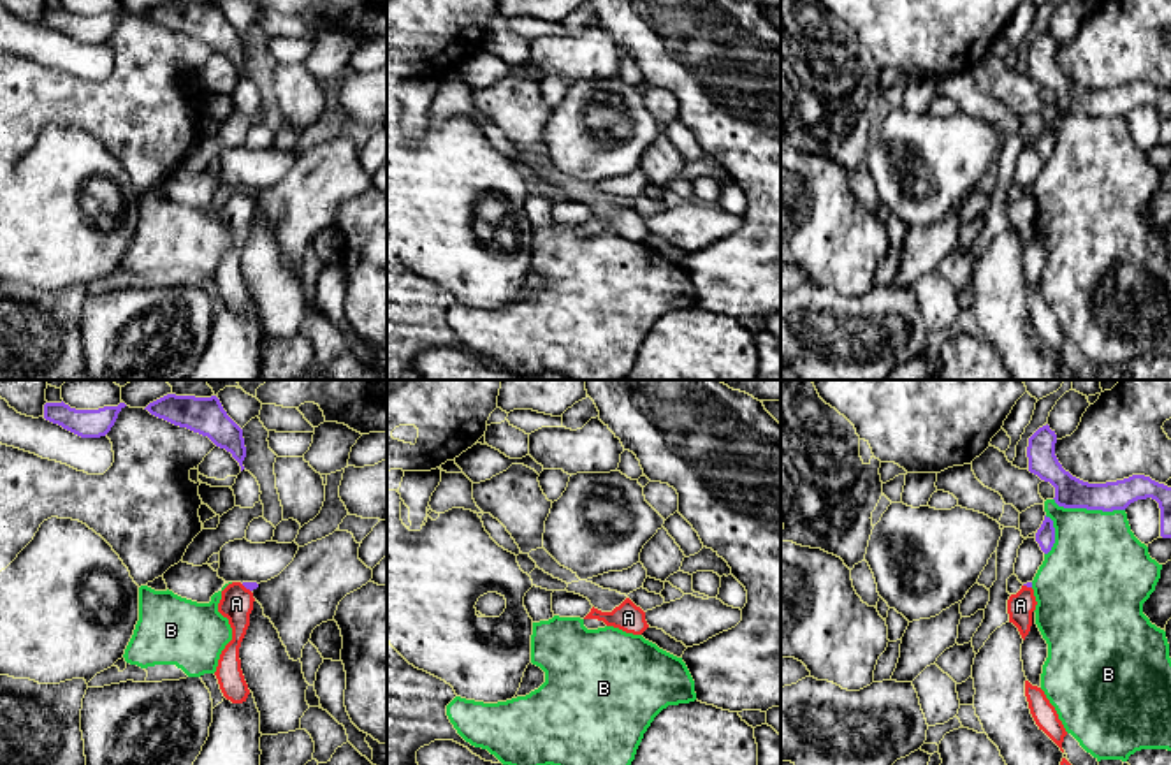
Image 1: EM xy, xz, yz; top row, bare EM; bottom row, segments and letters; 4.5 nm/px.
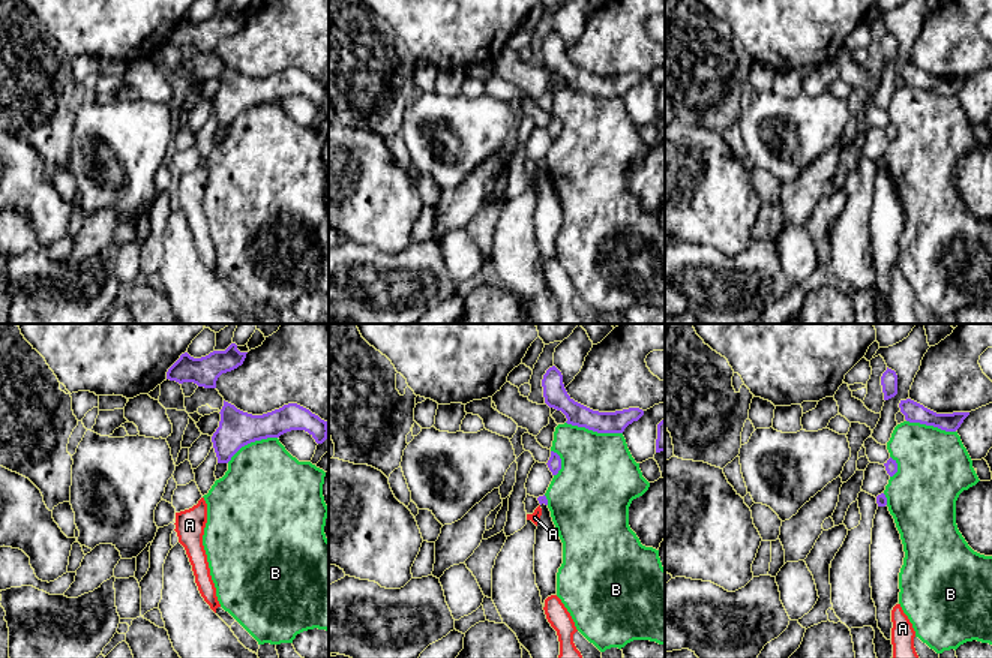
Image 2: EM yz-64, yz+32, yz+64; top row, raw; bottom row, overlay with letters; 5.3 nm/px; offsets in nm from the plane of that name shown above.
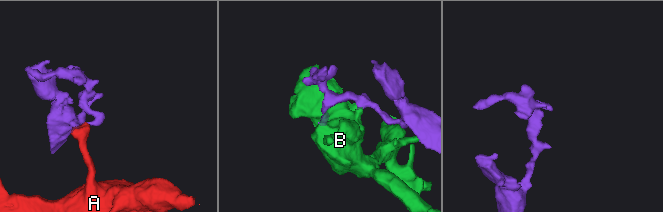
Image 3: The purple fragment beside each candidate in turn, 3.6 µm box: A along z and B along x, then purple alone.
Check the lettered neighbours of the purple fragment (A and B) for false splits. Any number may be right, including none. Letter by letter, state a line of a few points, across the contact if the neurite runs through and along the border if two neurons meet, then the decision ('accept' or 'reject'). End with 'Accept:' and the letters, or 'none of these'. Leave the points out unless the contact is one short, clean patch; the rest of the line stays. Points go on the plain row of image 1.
A: line xy (241, 190), (250, 197); reject
B: reject
Accept: none of these

